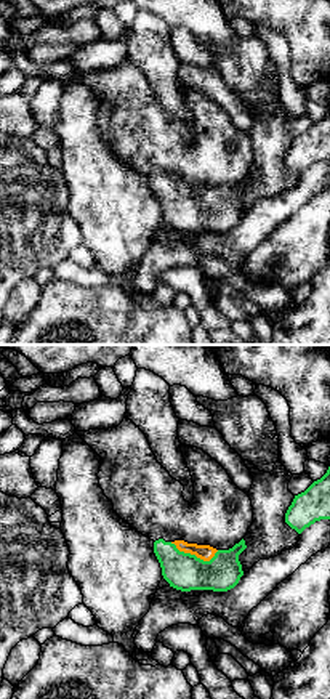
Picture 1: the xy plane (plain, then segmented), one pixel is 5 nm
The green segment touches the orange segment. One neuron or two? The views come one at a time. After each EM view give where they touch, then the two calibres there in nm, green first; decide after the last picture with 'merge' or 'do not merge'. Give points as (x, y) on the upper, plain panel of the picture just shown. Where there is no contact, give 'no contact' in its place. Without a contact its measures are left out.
contact (194, 196); calibres 190 and 80 nm

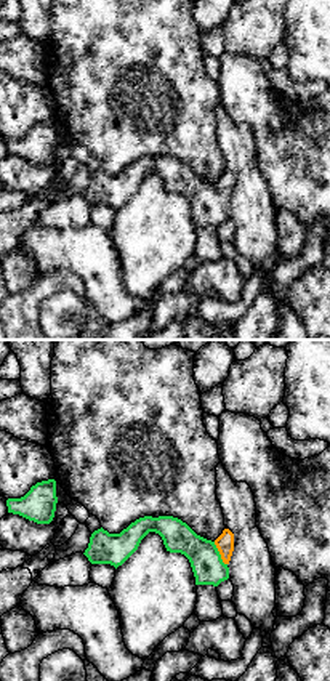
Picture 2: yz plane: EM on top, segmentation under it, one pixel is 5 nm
contact (218, 194); calibres 160 and 90 nm

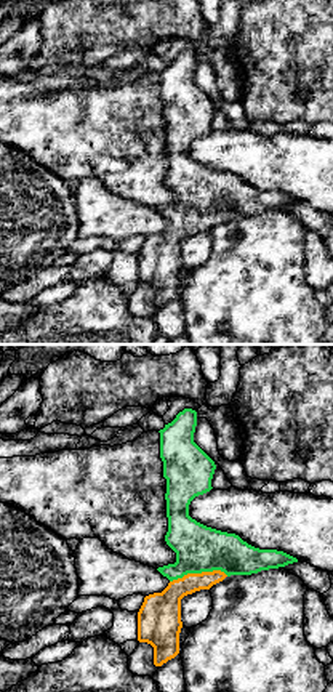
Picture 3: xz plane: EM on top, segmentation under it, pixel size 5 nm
contact (199, 213); calibres 240 and 160 nm

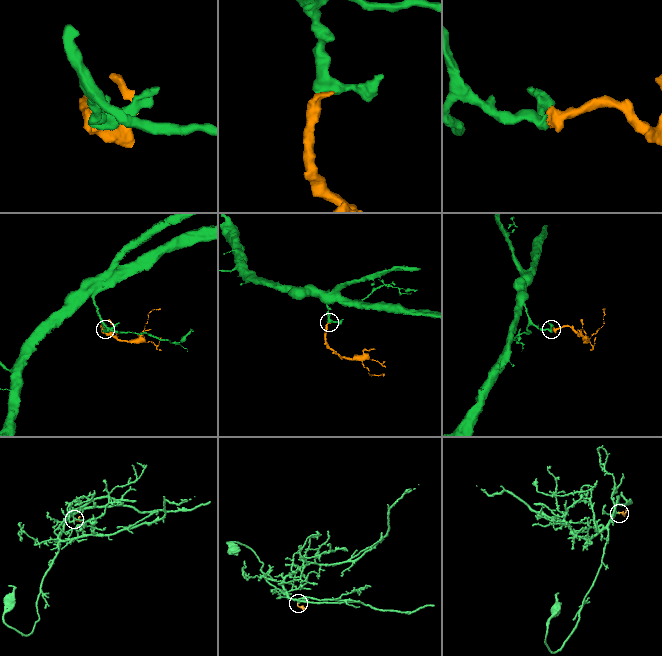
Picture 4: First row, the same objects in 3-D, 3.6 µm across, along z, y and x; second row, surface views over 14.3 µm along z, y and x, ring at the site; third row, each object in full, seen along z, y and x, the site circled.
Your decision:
merge

